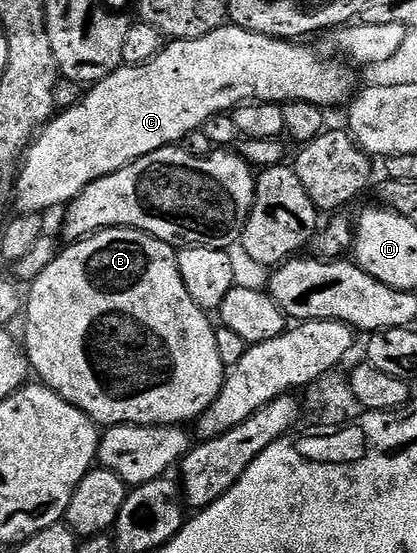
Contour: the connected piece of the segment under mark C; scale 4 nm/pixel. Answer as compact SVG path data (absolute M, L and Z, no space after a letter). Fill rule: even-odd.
M225 23L206 35L195 37L193 41L169 40L158 56L144 65L121 64L109 77L95 82L77 105L57 112L36 134L19 166L20 178L16 181L19 212L24 215L44 215L47 209L59 210L86 187L90 187L94 179L102 179L126 167L129 161L137 161L159 149L175 146L194 130L203 129L206 119L242 105L261 101L301 101L321 107L343 106L358 89L356 77L351 73L353 70L343 60L327 61L314 50L300 44L304 43L267 37L265 33L255 33L238 24Z

